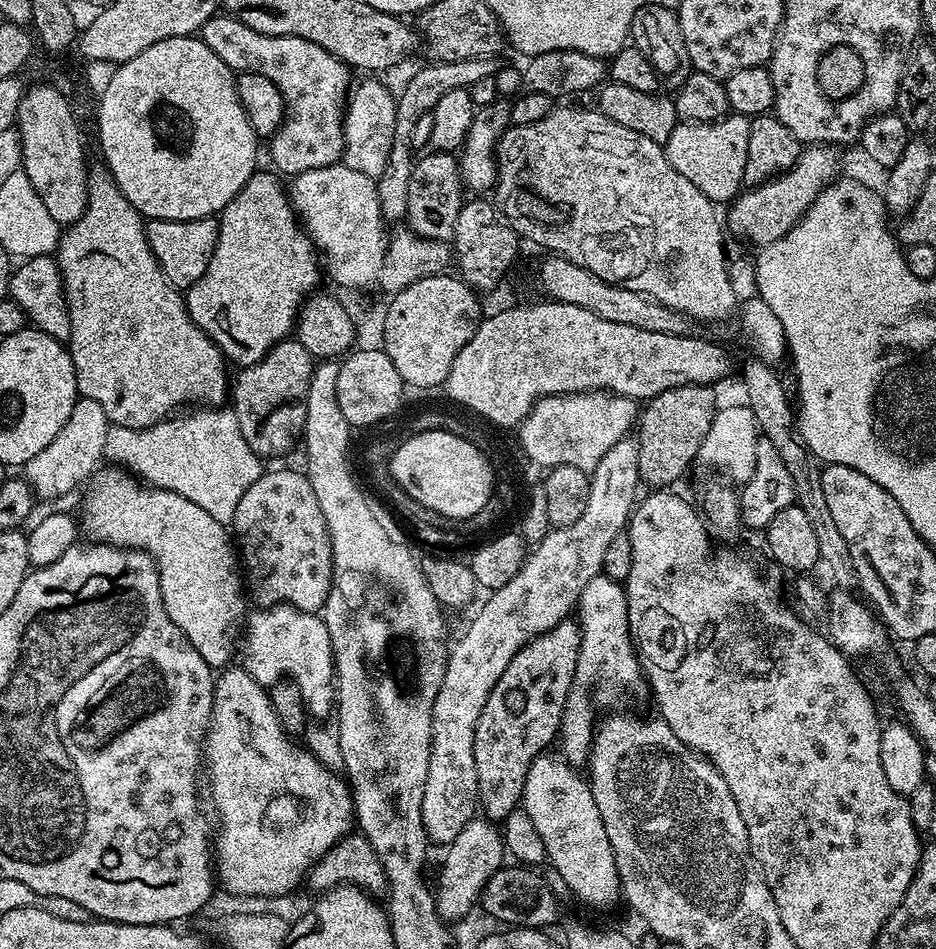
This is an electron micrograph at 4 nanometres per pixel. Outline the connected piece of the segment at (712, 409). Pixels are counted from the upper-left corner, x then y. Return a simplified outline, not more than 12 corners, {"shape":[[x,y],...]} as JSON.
{"shape":[[683,384],[638,420],[638,470],[667,489],[697,463],[716,390]]}

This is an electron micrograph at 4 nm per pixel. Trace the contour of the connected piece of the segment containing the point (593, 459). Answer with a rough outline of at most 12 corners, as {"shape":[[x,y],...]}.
{"shape":[[544,396],[518,425],[544,470],[591,473],[633,431],[637,401]]}

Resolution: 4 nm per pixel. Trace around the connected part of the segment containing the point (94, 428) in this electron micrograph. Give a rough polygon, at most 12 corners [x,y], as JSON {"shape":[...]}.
{"shape":[[80,396],[22,465],[41,501],[79,489],[104,460],[106,410]]}

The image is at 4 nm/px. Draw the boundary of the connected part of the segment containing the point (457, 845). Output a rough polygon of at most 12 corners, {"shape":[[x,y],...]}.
{"shape":[[473,818],[447,845],[434,895],[439,916],[475,909],[506,849]]}

